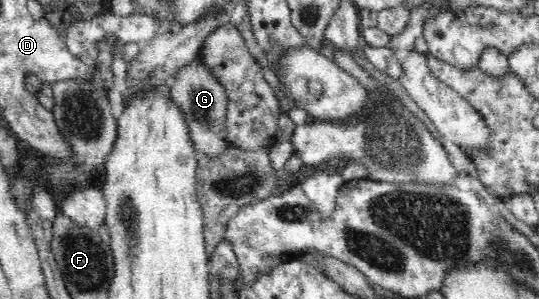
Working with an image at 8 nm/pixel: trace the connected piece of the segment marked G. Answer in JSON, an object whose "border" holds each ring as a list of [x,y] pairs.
{"border":[[[197,55],[189,65],[178,70],[173,83],[170,83],[171,98],[181,109],[185,121],[190,130],[192,145],[199,155],[207,157],[221,157],[227,153],[231,143],[227,140],[225,117],[227,117],[227,105],[229,98],[225,88],[209,70],[200,62],[200,55]]]}

